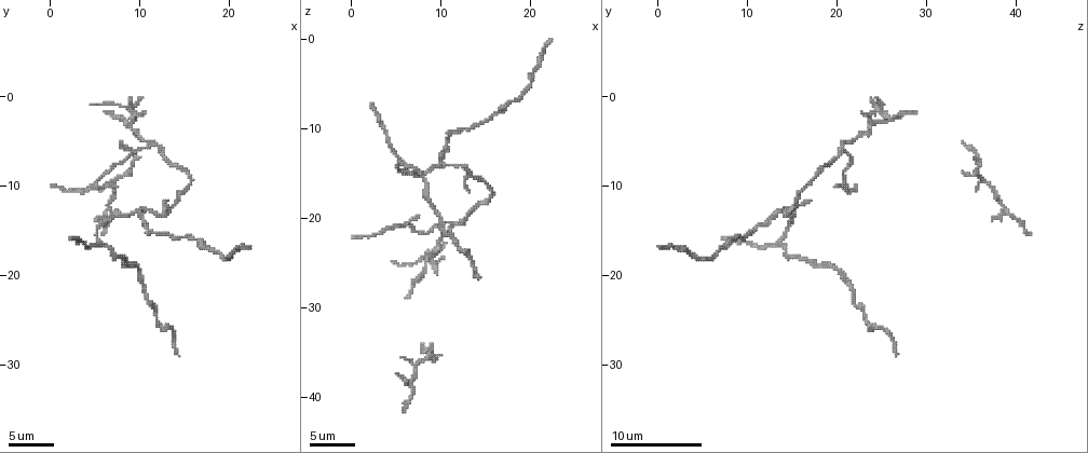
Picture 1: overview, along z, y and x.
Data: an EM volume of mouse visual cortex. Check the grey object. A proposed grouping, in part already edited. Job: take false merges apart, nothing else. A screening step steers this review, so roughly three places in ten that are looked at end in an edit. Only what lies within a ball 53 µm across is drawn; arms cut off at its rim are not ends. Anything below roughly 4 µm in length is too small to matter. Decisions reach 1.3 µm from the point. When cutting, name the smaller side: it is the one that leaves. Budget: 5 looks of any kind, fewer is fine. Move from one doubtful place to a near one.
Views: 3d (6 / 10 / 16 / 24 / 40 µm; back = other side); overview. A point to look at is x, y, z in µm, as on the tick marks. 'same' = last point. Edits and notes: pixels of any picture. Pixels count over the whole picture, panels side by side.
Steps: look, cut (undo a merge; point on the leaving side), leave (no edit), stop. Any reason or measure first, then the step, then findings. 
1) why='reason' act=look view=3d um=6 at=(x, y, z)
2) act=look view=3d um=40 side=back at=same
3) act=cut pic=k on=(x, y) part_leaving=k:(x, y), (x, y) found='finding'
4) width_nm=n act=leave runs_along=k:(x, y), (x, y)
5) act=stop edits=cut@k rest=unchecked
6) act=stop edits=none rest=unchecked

why='three-way junction' act=look view=3d um=10 at=(11.2, 5.4, 20.6)

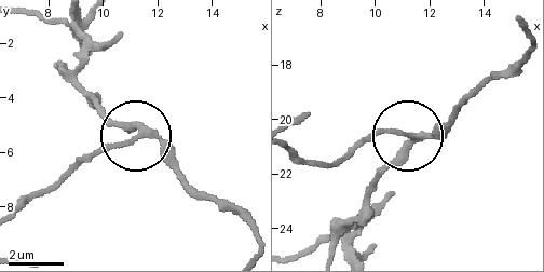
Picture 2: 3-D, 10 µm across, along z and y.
side_arm_um=15 act=cut pic=2 on=(104, 147) part_leaving=2:(138, 134), (92, 150), (23, 201) found='two neurons meet here'

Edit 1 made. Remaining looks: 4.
why='see it whole again' act=look view=overview

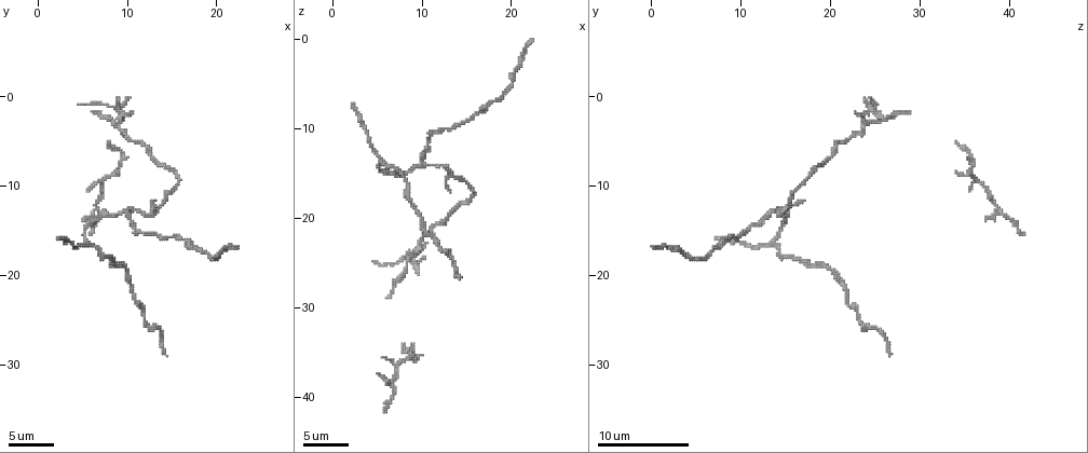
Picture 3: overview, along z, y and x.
why='arms part here' act=look view=3d um=10 at=(6.0, 16.6, 13.8)

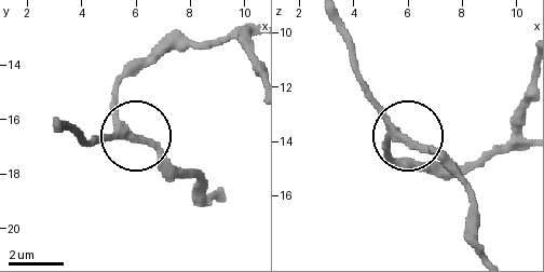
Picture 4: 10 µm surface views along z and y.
side_arm_um=8 act=leave runs_along=4:(519, 144), (400, 162), (400, 130), (362, 90) found='continuous, no second neuron'

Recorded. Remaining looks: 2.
why='branch point' act=look view=3d um=10 at=(9.8, 12.8, 14.0)

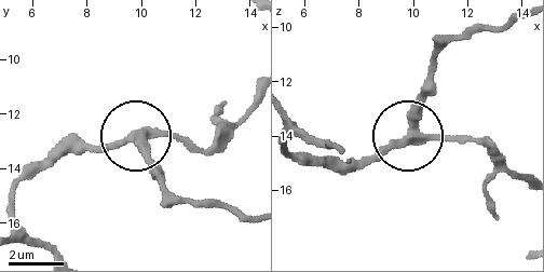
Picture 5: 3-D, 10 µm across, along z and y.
side_arm_um=23 act=leave runs_along=5:(520, 177), (472, 140), (411, 135), (409, 117), (427, 84) found='continuous, no second neuron'

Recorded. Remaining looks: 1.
act=stop edits=cut@2 rest=unchecked

